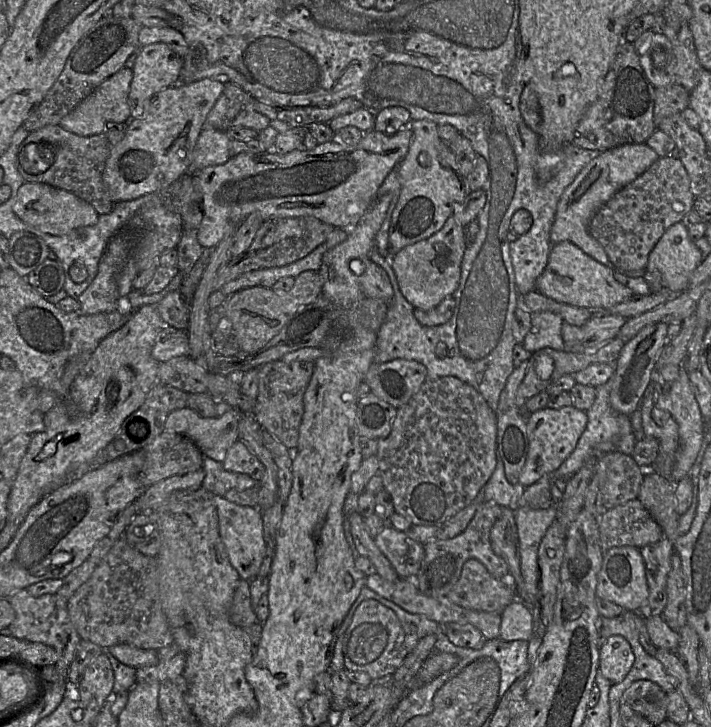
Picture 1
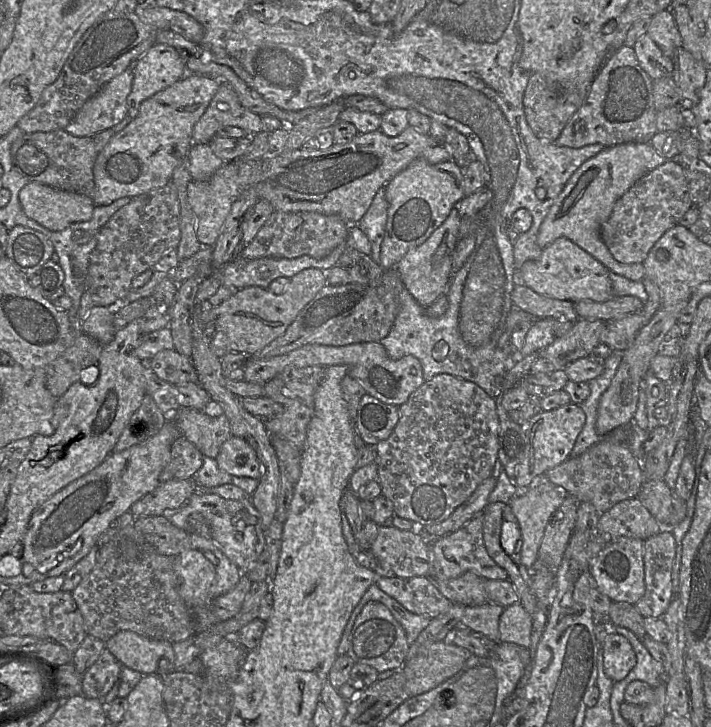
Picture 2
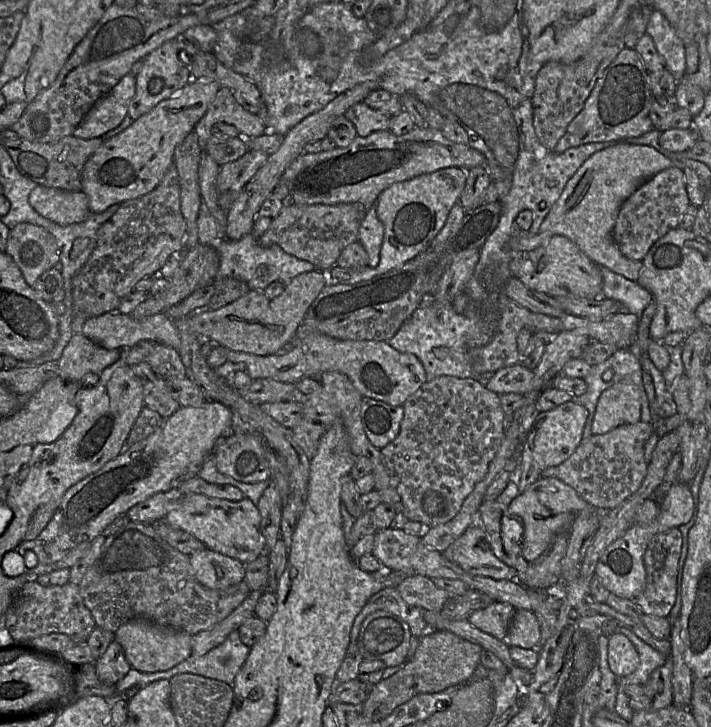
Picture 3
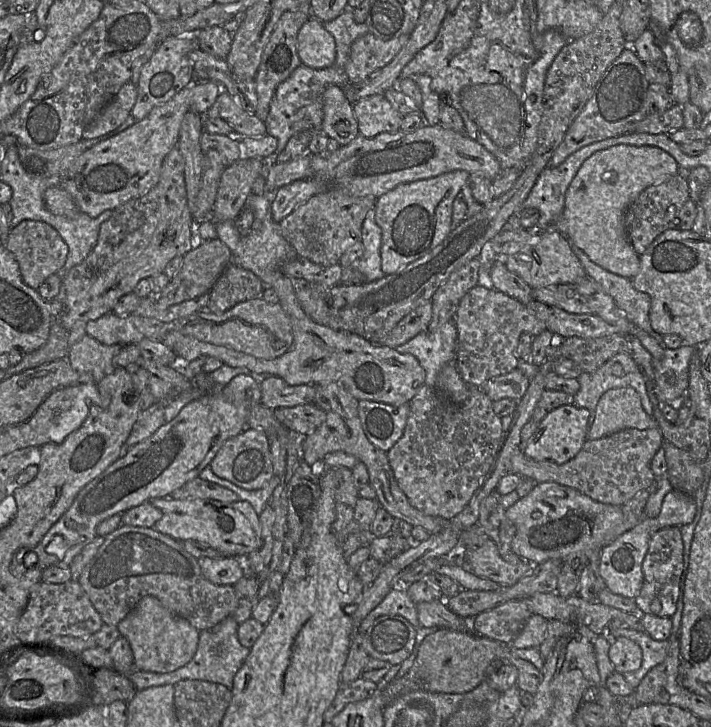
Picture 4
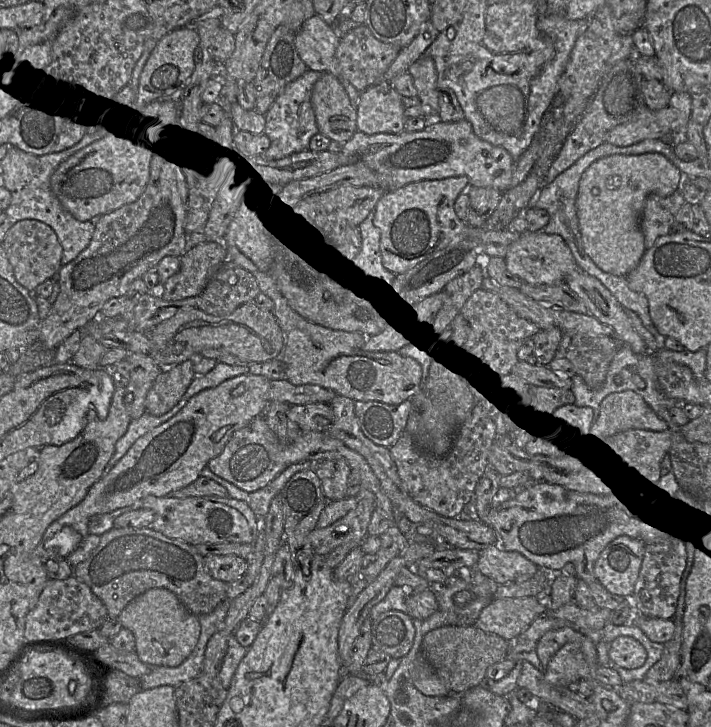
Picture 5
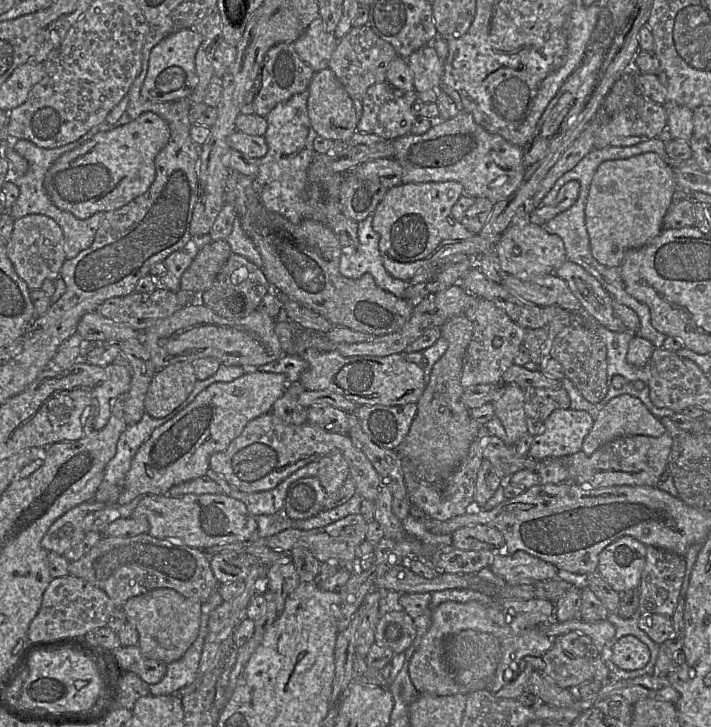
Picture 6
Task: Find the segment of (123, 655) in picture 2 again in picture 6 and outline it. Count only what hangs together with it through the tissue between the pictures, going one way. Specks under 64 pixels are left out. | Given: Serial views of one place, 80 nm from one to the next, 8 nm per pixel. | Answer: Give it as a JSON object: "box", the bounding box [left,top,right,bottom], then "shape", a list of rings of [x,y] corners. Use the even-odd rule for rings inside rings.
{"box":[122,588,202,664],"shape":[[[157,588],[132,597],[122,606],[127,622],[137,629],[138,647],[144,656],[166,664],[181,658],[198,636],[202,603],[170,588]]]}

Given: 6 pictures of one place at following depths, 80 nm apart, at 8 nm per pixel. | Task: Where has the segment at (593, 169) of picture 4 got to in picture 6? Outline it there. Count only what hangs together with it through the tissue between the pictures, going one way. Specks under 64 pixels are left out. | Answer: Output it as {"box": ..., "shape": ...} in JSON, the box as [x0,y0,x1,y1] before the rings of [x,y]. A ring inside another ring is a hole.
{"box":[585,152,676,268],"shape":[[[654,152],[601,163],[591,181],[585,208],[593,257],[604,266],[619,268],[627,250],[647,245],[664,229],[663,218],[676,191],[673,167]]]}

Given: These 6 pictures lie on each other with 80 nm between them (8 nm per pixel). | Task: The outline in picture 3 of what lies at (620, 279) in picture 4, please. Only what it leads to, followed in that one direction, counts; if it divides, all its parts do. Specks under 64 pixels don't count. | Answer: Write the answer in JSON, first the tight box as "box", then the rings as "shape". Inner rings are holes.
{"box":[599,265,654,317],"shape":[[[602,265],[599,269],[603,277],[602,295],[620,302],[625,311],[640,317],[654,300],[652,294],[637,282],[614,273]]]}

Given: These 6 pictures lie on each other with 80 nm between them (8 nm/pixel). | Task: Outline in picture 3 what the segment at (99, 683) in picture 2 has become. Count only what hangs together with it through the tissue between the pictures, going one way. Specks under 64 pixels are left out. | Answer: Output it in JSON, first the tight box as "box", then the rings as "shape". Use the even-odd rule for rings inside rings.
{"box":[94,640,132,685],"shape":[[[115,640],[111,642],[105,653],[95,661],[94,665],[99,679],[103,683],[113,685],[132,668],[125,657],[122,646]]]}

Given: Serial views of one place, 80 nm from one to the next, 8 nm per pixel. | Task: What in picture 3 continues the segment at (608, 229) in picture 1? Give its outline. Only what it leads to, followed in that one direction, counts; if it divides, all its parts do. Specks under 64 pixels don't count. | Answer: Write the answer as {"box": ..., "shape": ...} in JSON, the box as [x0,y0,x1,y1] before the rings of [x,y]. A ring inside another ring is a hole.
{"box":[613,166,689,261],"shape":[[[672,166],[660,171],[645,181],[622,204],[613,228],[613,240],[625,257],[642,261],[658,239],[679,226],[689,205],[683,170]]]}

